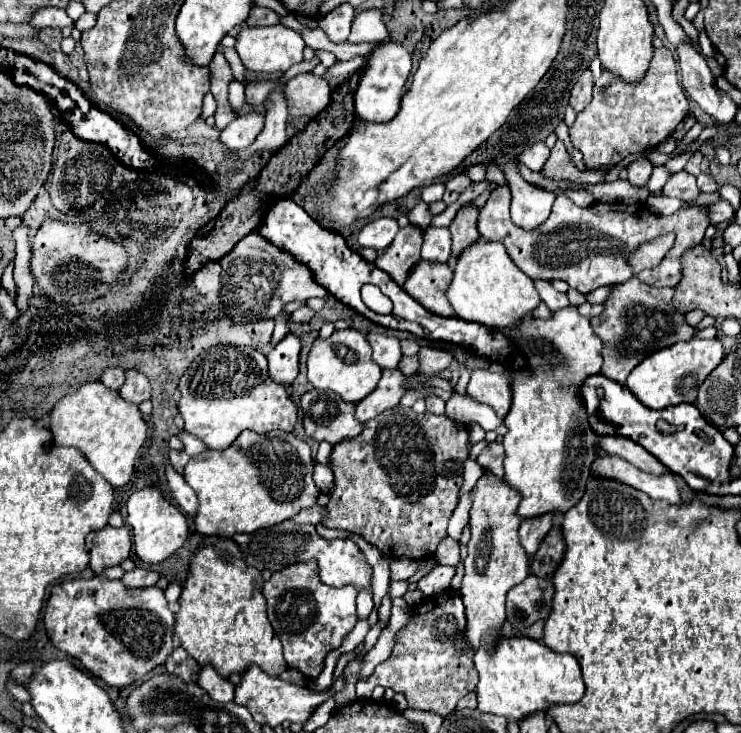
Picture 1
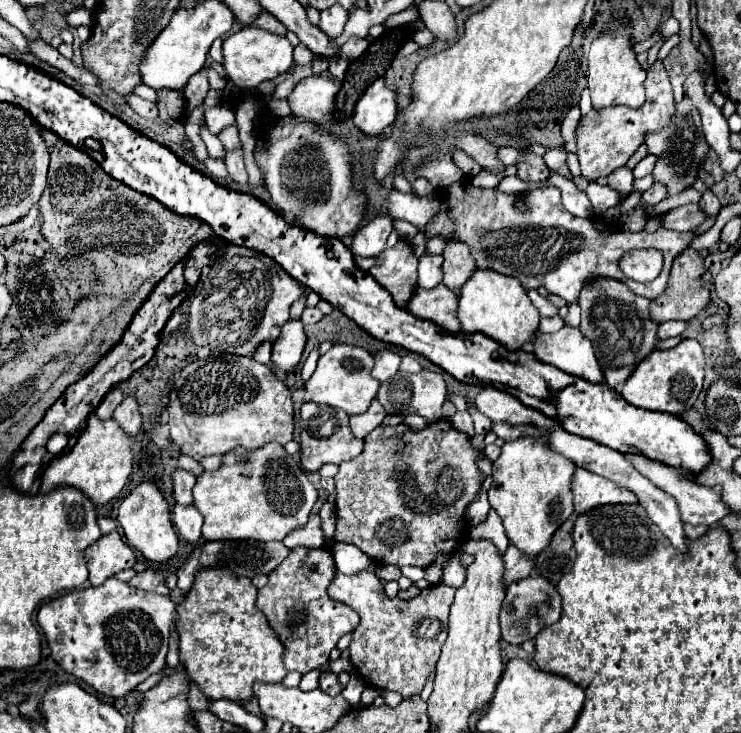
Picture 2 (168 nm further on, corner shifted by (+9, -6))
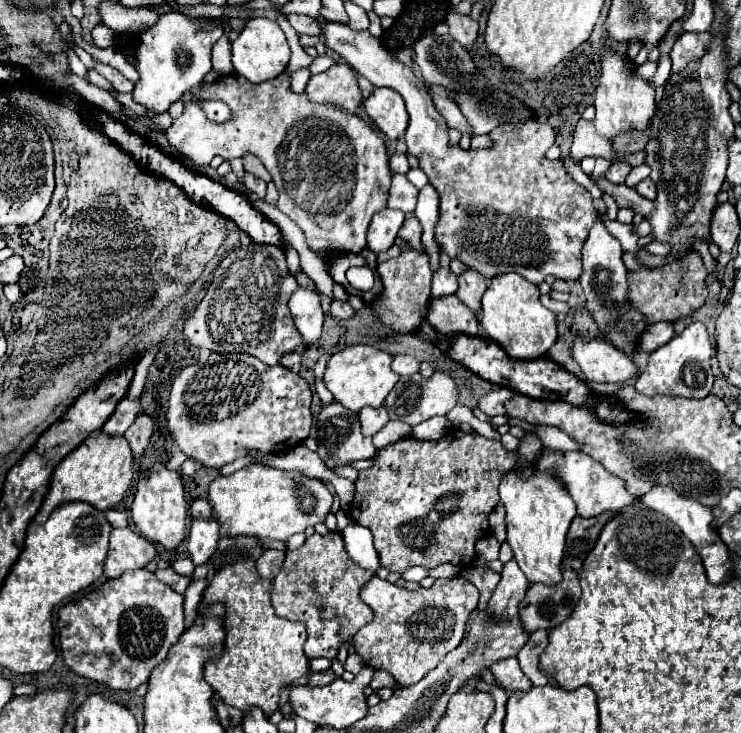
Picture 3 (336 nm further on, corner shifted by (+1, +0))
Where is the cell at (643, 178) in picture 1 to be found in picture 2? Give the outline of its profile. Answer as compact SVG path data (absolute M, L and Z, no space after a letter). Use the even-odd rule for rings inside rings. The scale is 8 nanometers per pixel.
M628 166L616 168L608 176L608 186L614 188L614 190L618 190L618 192L624 192L624 194L632 192L632 182L634 182L634 176L632 176L632 170Z

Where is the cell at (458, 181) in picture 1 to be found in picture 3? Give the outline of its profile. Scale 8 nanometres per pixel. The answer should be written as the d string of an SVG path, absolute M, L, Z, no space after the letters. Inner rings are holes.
M420 168L410 170L410 174L408 174L406 178L408 178L408 180L410 180L418 190L420 190L420 188L424 188L424 186L430 182L430 180L428 180L428 176L424 174L424 170L420 170Z

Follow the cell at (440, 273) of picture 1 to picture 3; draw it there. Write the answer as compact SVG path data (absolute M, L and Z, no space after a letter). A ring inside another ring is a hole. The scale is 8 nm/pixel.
M456 294L444 298L432 298L426 320L434 326L436 332L446 336L454 332L462 332L470 336L478 334L476 314L464 302L458 302Z

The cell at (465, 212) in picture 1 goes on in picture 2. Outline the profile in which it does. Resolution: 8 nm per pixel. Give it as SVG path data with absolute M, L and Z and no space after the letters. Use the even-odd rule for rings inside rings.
M448 242L444 248L444 284L458 294L458 288L466 284L466 280L476 270L470 250L462 242Z

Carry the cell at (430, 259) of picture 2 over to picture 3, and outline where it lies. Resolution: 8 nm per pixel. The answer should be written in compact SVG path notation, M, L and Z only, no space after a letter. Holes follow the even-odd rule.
M440 268L434 272L434 278L432 278L432 296L434 298L450 296L456 290L458 290L458 280L450 268Z

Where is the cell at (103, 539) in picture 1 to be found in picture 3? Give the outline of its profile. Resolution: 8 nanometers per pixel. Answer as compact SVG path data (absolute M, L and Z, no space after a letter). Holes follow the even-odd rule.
M116 528L110 534L110 548L104 562L104 576L118 578L124 570L142 568L154 560L156 548L142 534L132 528Z

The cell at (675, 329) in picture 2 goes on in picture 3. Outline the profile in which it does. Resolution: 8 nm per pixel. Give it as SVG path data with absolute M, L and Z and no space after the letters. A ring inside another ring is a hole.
M656 322L646 328L646 334L642 334L642 350L658 350L662 344L666 344L674 336L674 322Z

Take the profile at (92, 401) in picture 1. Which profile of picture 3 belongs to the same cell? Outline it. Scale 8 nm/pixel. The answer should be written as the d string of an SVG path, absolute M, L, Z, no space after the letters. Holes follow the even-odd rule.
M102 430L90 434L74 452L70 452L54 470L50 490L34 516L34 522L46 522L46 518L52 514L52 510L64 502L82 500L92 504L98 510L108 510L114 504L118 504L126 490L130 488L132 476L134 476L134 456L130 450L130 444L124 436L110 436Z

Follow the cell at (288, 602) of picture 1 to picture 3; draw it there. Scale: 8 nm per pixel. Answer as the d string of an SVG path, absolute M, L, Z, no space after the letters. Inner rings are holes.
M328 532L326 536L312 534L306 538L306 542L298 550L286 550L286 560L278 576L272 580L272 606L280 618L302 622L308 632L308 640L304 644L304 652L308 658L336 658L340 646L354 638L354 634L366 626L372 620L372 610L358 598L358 590L362 588L362 582L368 582L370 574L366 570L354 566L350 562L340 532Z

